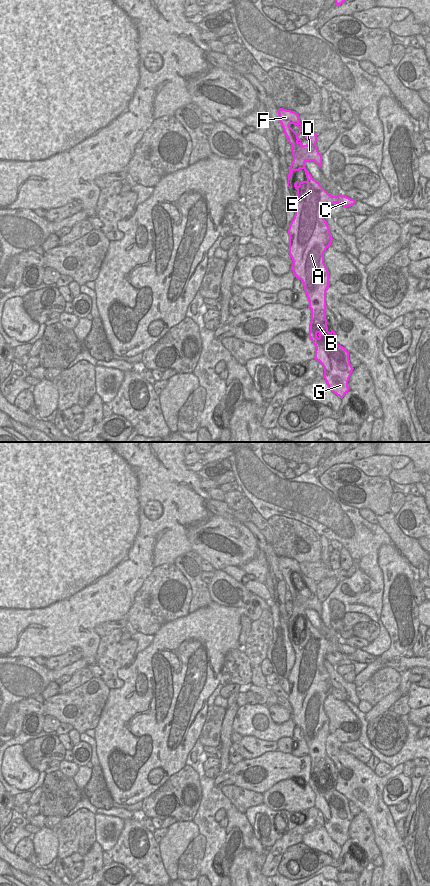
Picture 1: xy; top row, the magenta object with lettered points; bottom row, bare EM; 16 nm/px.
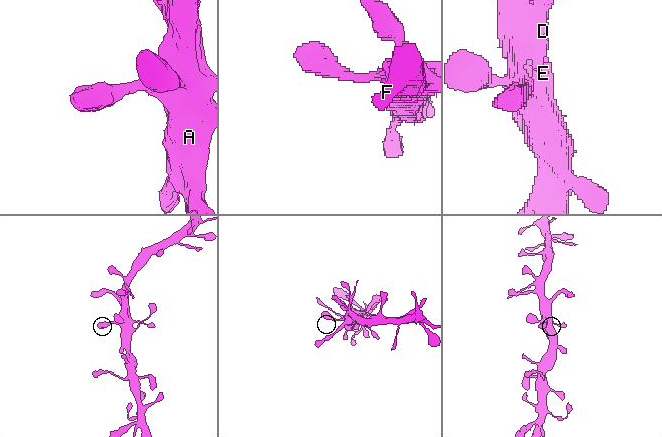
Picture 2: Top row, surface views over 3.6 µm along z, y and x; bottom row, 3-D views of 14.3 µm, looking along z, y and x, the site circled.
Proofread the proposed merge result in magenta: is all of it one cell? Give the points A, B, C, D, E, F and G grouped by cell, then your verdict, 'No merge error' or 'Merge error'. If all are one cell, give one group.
Groups: A B C D E F G. No merge error

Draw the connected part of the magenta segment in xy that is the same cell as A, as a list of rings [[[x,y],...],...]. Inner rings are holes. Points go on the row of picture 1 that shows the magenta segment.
[[[279,108],[278,115],[287,141],[291,144],[293,156],[288,174],[288,187],[294,171],[303,169],[307,178],[306,181],[294,183],[297,190],[297,196],[292,197],[295,215],[288,229],[289,255],[293,261],[291,270],[303,283],[309,301],[309,337],[316,347],[314,359],[322,364],[328,387],[342,399],[349,391],[348,381],[354,368],[350,364],[349,352],[336,342],[335,332],[332,329],[329,332],[327,327],[326,291],[330,285],[324,252],[331,246],[333,238],[324,213],[330,204],[337,203],[349,207],[354,205],[356,200],[342,193],[332,196],[312,178],[305,162],[313,161],[321,167],[322,154],[317,149],[317,134],[301,124],[299,114],[295,111]],[[291,124],[300,129],[310,141],[309,145],[301,142],[298,138],[300,133],[296,133],[290,127]]]

